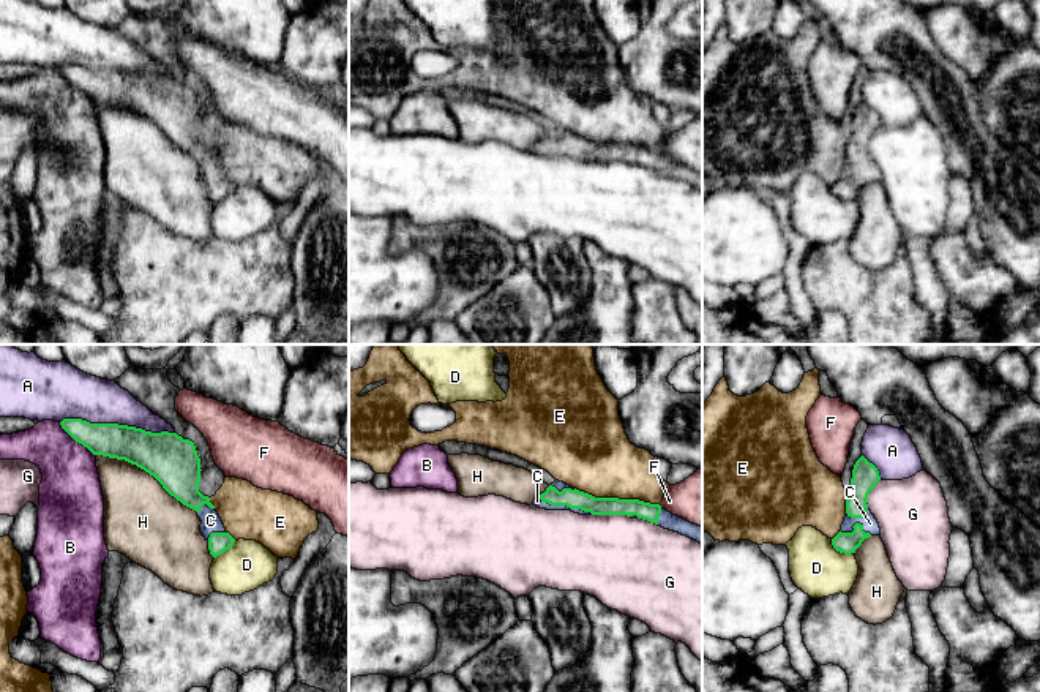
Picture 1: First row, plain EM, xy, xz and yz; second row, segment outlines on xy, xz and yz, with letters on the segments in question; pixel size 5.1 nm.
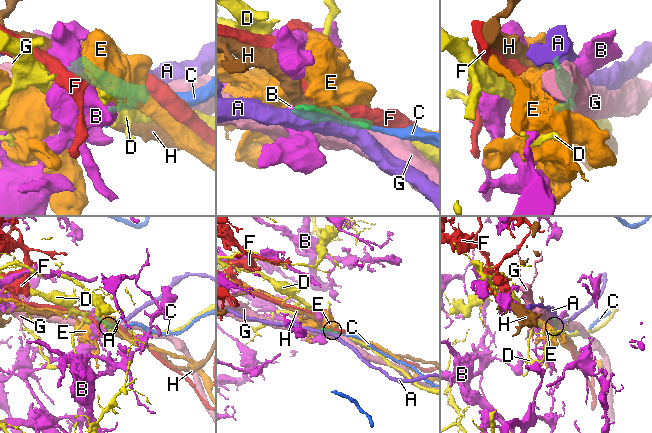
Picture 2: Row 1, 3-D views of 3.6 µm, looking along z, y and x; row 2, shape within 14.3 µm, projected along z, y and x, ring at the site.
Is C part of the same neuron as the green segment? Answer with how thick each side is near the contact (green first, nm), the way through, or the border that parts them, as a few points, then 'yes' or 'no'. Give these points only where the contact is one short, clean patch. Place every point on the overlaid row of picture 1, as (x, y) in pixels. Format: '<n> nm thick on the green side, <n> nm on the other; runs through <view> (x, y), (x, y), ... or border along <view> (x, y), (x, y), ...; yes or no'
100 nm thick on the green side, 50 nm on the other; yes

